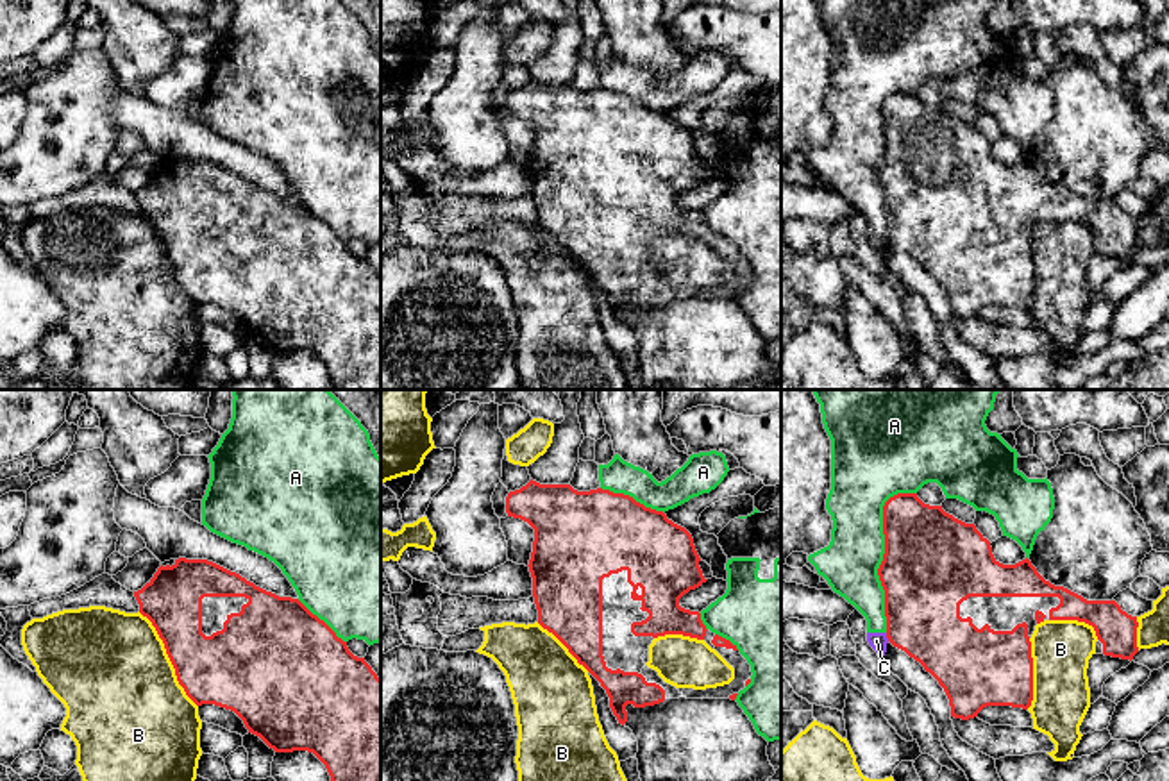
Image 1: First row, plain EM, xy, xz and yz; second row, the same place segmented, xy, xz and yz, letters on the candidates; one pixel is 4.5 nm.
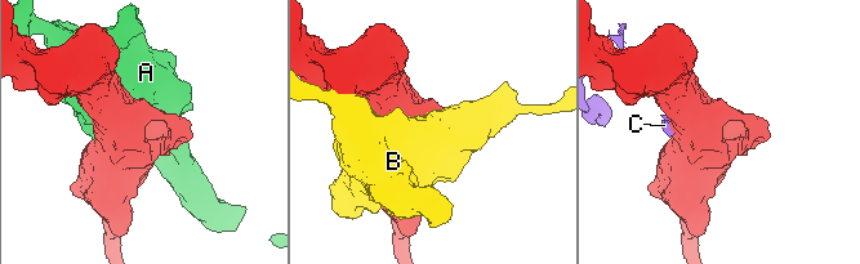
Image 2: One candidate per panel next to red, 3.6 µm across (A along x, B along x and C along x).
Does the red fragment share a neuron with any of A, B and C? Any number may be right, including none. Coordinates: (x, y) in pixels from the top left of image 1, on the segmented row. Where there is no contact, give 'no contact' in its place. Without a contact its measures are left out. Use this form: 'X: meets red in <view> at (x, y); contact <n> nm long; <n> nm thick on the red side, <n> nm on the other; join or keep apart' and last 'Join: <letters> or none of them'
A: meets red in yz at (885, 553); contact 650 nm long; 440 nm thick on the red side, 260 nm on the other; keep apart
B: meets red in xy at (168, 656); contact 500 nm long; 320 nm thick on the red side, 500 nm on the other; keep apart
C: meets red in yz at (887, 637); contact 40 nm long; 340 nm thick on the red side, 80 nm on the other; keep apart
Join: none of them

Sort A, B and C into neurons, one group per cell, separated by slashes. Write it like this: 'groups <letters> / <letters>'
groups A C / B

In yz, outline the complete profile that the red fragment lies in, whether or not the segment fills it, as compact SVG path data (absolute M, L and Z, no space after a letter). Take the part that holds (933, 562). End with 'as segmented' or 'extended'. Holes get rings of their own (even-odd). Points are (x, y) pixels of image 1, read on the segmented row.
M897 493L883 506L885 554L878 568L885 590L888 642L919 661L944 688L951 717L969 720L987 706L1028 710L1033 701L1031 634L1044 620L1078 620L1094 627L1096 654L1133 659L1137 647L1137 617L1115 600L1087 600L1081 595L1046 581L1026 558L1015 565L999 563L990 542L976 529L946 513L942 506L924 504L917 493Z; extended

